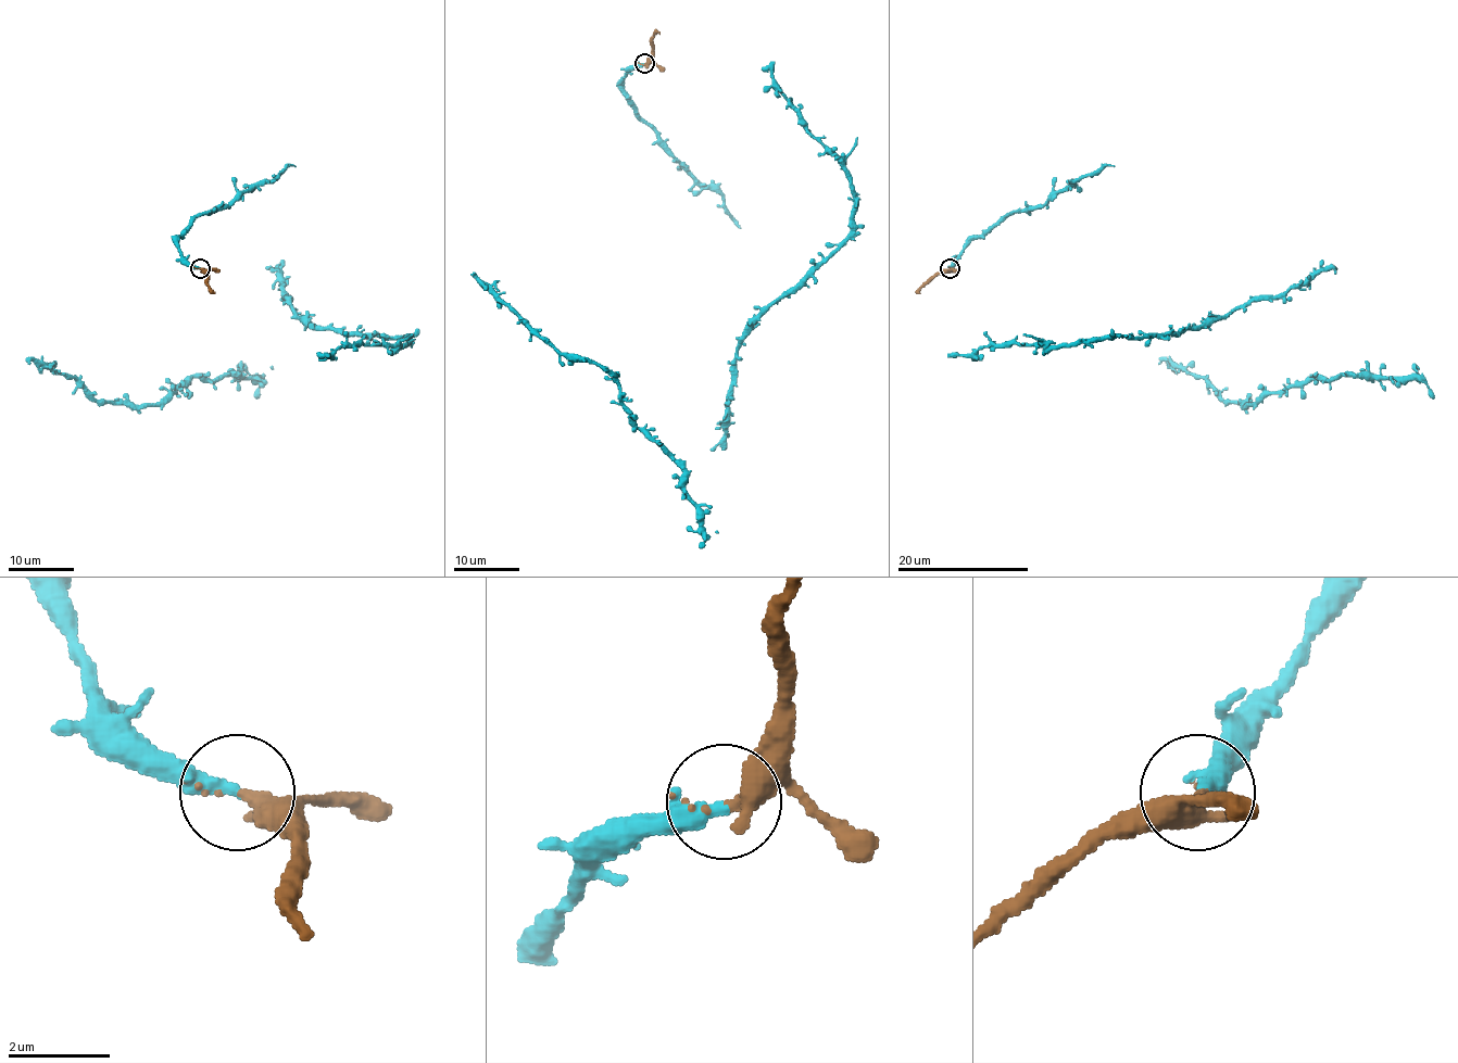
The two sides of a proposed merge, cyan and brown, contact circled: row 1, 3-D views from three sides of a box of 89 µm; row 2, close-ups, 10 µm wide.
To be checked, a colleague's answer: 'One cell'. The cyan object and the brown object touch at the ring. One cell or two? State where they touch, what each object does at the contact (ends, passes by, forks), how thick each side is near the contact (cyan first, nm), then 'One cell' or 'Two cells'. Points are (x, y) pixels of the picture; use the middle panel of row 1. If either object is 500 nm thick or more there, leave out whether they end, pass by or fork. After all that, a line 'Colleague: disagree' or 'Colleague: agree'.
Place: (644, 63). At the ring cyan ends. At the ring brown ends. Thickness 340 nm (cyan) against 440 nm. One cell
Colleague: agree

